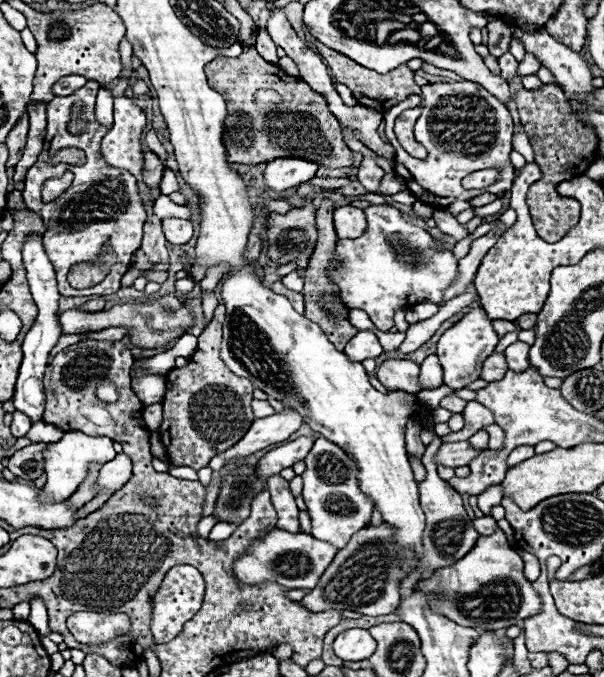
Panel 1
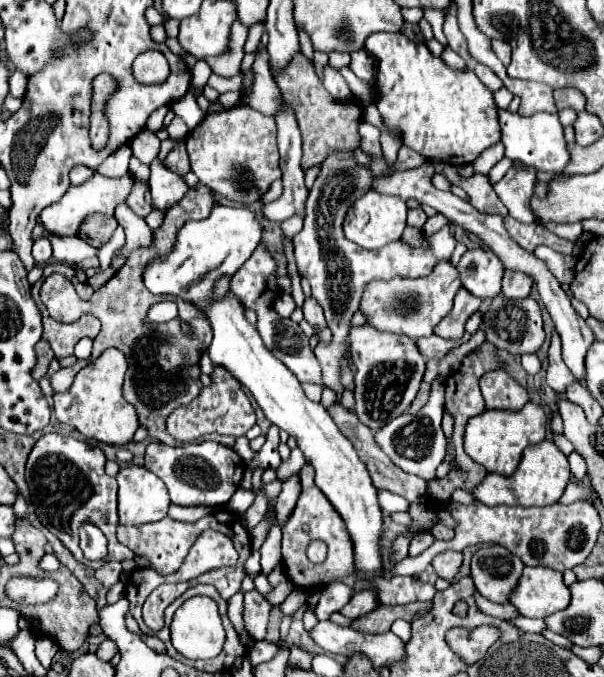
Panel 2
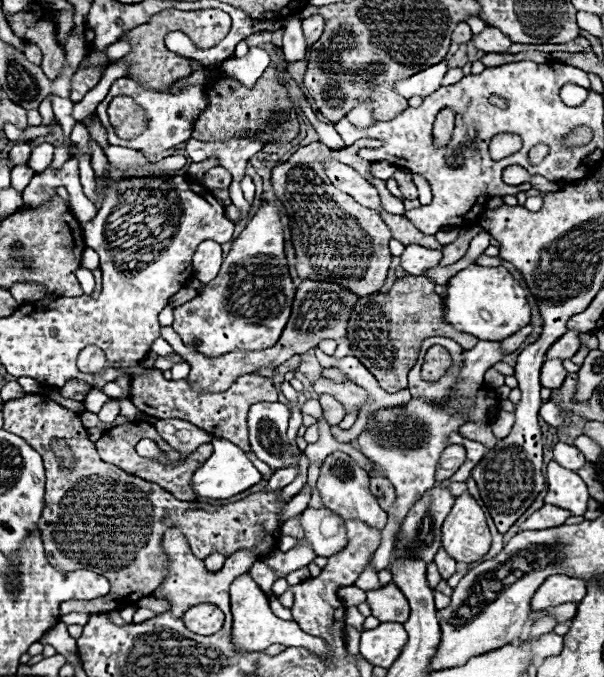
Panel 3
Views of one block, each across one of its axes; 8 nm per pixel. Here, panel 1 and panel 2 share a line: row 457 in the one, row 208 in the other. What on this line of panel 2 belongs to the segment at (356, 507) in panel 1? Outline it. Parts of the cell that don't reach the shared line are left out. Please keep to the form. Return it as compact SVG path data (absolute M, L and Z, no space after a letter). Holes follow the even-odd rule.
M336 152L334 156L328 156L326 162L322 162L322 172L316 178L314 186L310 188L310 196L306 202L306 220L300 234L294 236L294 258L296 266L302 278L306 278L312 286L312 296L318 300L318 304L324 308L328 328L334 334L332 344L318 344L314 354L322 366L322 382L336 390L338 400L342 392L340 384L340 358L344 356L348 342L348 328L350 318L360 306L360 296L364 290L364 284L368 284L374 278L390 278L390 276L426 276L436 260L450 260L450 254L454 250L456 238L450 234L450 228L444 226L436 234L426 236L430 242L428 250L420 248L408 248L406 244L392 242L386 244L380 250L364 250L358 244L350 242L342 234L342 222L348 212L348 208L364 196L368 188L368 180L372 178L372 172L368 168L358 166L350 152Z

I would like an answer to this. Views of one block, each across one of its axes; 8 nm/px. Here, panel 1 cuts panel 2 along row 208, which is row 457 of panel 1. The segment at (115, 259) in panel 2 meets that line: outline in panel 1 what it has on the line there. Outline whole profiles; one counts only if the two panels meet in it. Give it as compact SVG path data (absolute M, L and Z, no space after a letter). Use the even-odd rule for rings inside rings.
M118 454L114 460L106 462L102 468L100 468L100 474L98 474L98 488L100 492L102 490L120 490L122 484L126 484L132 476L132 460L128 454Z

